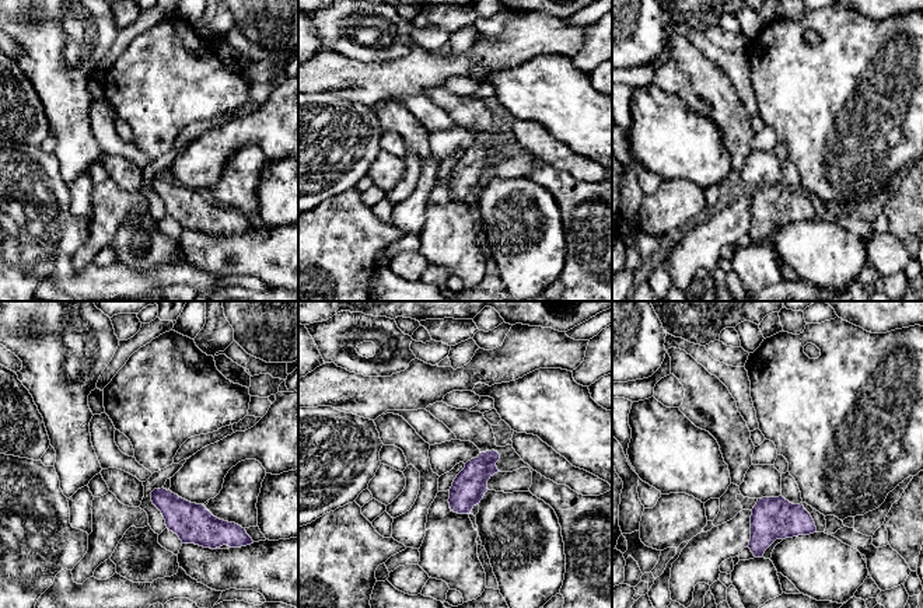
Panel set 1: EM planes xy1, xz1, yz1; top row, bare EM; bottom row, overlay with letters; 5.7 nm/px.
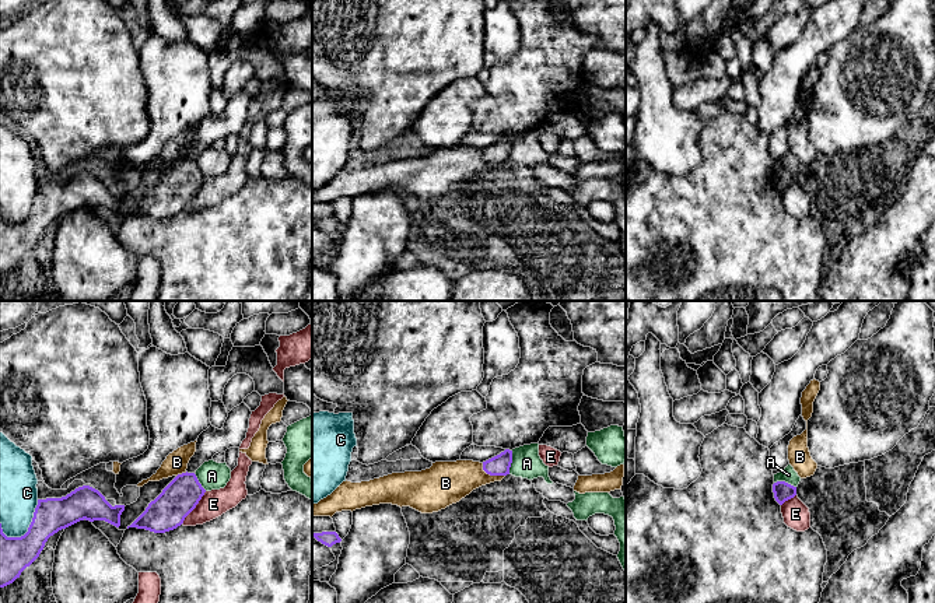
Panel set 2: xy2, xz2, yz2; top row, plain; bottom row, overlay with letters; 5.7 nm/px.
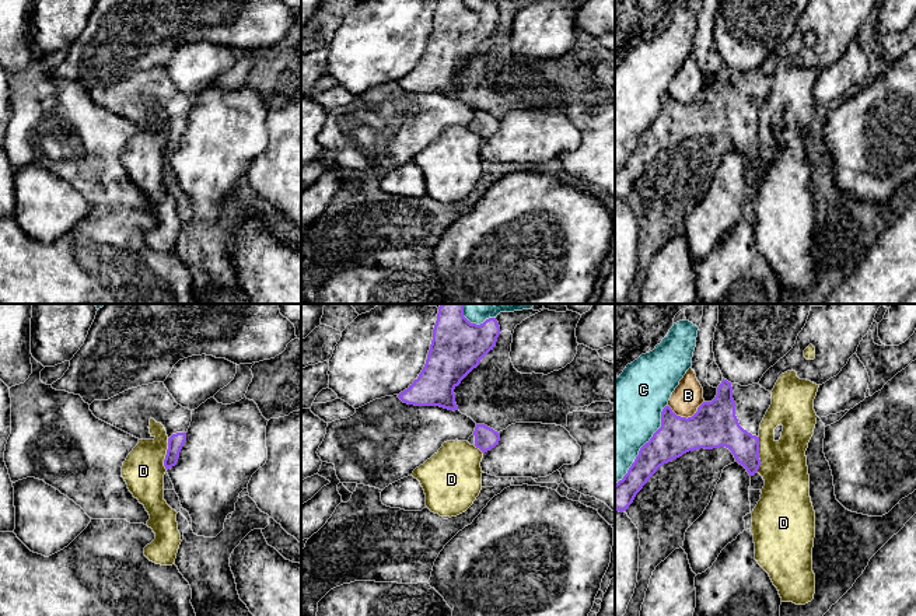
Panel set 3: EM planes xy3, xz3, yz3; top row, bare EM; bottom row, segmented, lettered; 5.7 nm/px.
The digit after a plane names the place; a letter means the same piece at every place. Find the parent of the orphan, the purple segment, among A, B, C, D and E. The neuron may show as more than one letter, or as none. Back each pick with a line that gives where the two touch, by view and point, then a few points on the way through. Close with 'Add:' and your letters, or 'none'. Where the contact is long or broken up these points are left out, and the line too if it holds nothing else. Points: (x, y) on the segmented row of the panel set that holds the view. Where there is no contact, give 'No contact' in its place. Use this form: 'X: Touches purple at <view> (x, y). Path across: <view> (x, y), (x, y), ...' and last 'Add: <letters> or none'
Add: none

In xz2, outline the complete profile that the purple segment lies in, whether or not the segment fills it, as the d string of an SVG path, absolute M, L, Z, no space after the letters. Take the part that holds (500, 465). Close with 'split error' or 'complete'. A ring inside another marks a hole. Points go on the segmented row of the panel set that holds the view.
M505 449L500 455L483 462L483 470L490 476L507 476L512 463L512 451Z; complete

